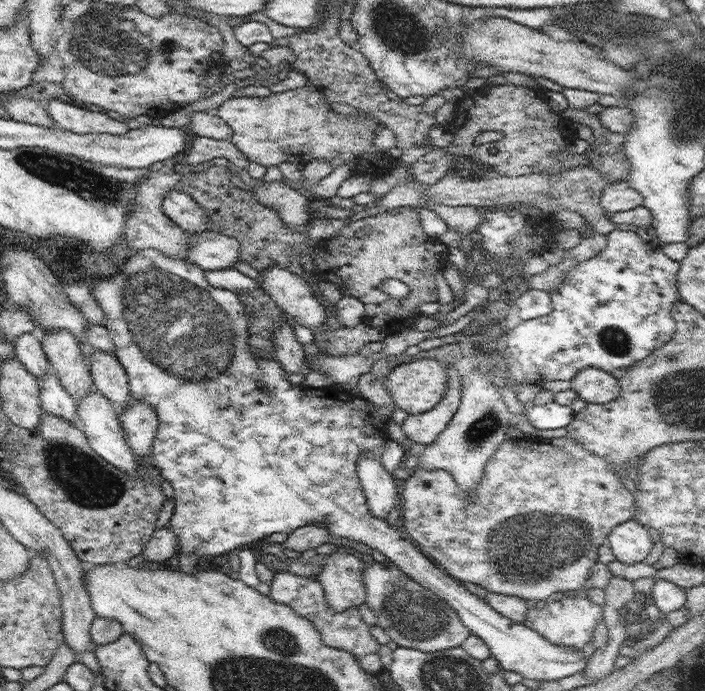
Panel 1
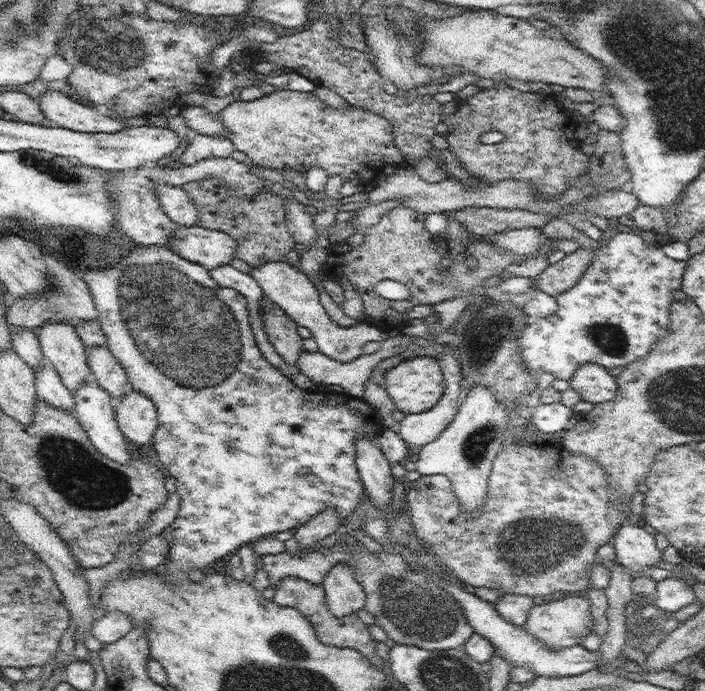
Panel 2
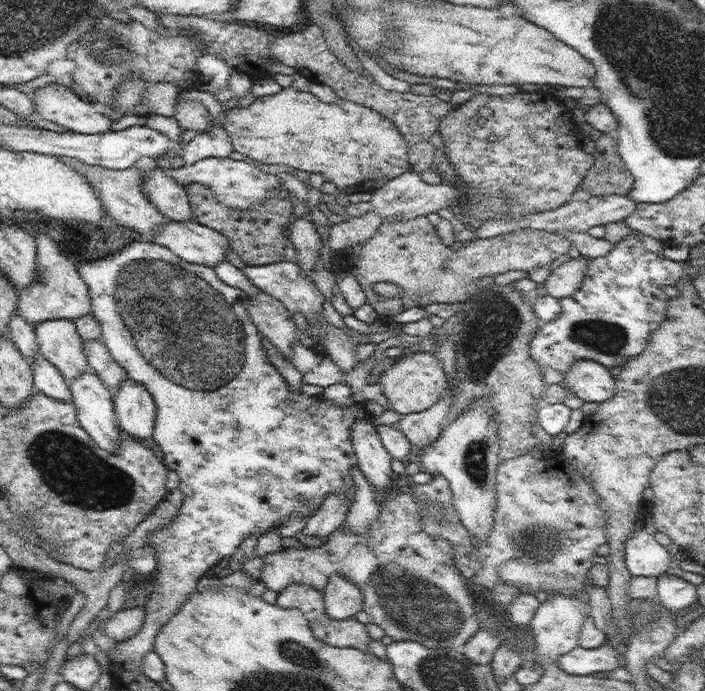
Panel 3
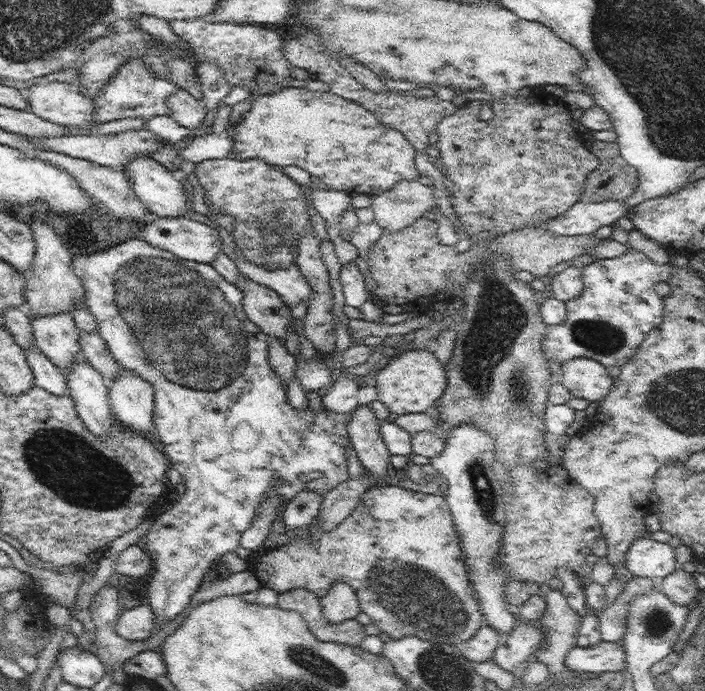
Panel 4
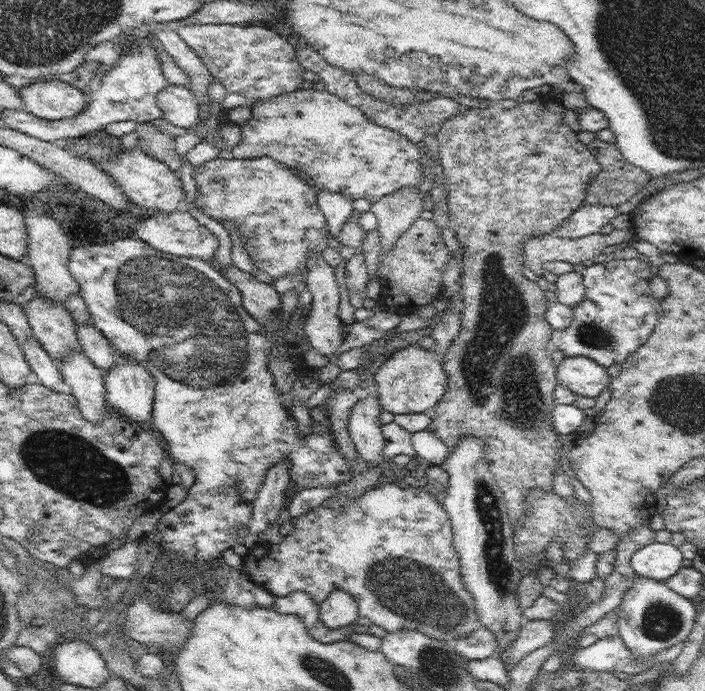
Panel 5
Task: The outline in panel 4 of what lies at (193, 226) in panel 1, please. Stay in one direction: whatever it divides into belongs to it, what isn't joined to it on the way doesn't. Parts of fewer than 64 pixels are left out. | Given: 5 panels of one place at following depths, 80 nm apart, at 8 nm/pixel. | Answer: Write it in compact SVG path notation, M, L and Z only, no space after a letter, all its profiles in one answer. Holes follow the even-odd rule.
M136 155L124 168L138 200L153 217L177 217L188 214L189 197L172 171L151 156Z

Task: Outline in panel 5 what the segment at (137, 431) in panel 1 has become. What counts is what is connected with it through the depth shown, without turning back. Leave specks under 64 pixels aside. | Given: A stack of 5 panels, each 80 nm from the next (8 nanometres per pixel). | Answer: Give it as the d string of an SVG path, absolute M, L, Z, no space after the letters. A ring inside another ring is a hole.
M117 355L103 381L105 400L122 418L151 427L155 380L144 365Z

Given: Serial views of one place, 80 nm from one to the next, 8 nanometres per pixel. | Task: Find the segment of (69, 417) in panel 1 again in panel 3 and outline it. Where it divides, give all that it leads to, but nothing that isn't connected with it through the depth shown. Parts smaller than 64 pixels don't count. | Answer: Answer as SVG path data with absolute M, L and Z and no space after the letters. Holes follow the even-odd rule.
M40 354L30 363L33 370L33 385L35 391L61 401L72 398L69 384L61 375L59 368L54 366L45 356Z

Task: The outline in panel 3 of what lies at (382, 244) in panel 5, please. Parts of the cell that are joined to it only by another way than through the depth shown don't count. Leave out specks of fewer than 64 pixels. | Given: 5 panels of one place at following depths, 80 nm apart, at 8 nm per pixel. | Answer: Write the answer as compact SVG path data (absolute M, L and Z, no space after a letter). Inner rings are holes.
M412 170L392 178L390 181L382 185L380 189L372 191L371 200L374 212L381 217L382 220L395 220L395 218L405 218L410 220L420 215L427 215L436 212L440 208L448 208L450 204L460 204L460 192L456 188L452 188L450 182L445 181L434 185L422 180L421 173Z

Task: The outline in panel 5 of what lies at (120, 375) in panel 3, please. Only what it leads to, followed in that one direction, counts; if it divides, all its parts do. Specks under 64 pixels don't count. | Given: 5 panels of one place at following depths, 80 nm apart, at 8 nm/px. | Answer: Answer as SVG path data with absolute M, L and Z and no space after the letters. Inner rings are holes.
M77 325L77 337L86 356L105 376L117 357L114 346L94 325Z

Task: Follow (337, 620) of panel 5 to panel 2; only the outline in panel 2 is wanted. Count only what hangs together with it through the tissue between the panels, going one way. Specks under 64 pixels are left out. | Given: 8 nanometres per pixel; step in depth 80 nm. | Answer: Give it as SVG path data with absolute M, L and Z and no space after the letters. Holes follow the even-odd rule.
M347 562L333 564L322 586L328 608L336 618L357 612L365 606L365 591L356 581L353 566Z

